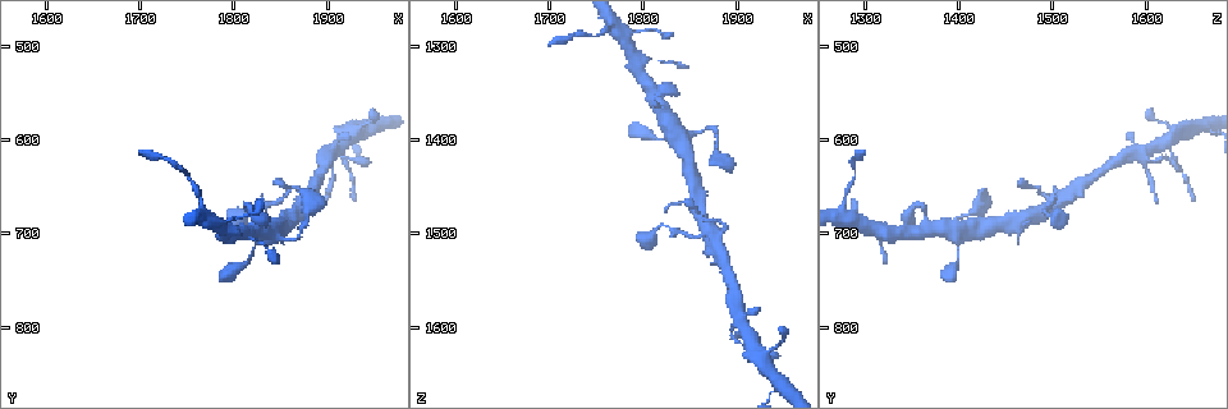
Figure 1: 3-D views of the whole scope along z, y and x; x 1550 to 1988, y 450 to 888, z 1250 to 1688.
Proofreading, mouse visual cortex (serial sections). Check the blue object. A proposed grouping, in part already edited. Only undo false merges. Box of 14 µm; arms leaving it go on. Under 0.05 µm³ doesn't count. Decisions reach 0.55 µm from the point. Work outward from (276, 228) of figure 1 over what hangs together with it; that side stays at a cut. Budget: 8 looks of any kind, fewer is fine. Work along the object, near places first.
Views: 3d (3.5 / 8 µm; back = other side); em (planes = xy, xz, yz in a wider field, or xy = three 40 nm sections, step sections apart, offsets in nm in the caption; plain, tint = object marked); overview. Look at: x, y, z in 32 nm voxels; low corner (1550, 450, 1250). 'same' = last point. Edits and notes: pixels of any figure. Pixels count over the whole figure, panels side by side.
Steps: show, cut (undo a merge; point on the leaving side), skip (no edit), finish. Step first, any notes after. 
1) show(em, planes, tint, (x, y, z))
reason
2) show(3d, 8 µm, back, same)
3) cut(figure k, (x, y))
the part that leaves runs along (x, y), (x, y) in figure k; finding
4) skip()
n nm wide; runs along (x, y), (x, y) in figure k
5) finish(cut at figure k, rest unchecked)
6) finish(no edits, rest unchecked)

show(3d, 3.5 µm, (1795, 695, 1315))
a fork

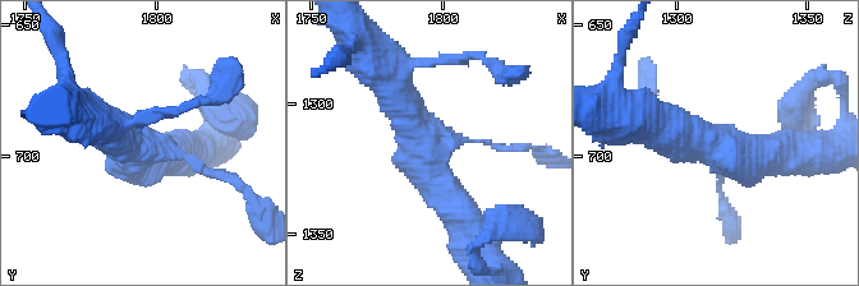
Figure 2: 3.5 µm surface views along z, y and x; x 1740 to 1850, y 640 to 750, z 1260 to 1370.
show(em, xy, step 1, tint, (1793, 696, 1314))

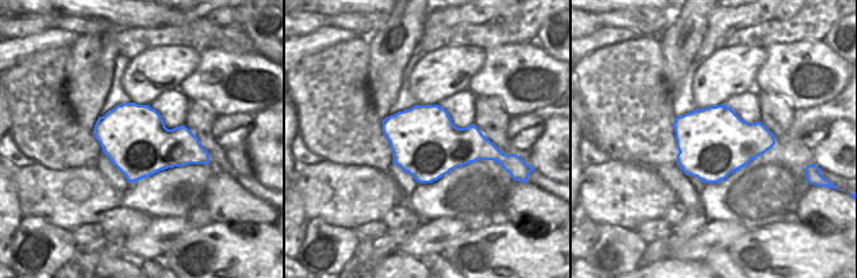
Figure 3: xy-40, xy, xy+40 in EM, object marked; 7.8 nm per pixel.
show(em, xy, step 3, tint, same)

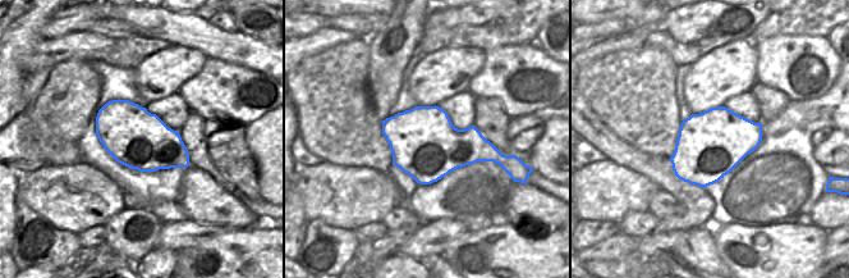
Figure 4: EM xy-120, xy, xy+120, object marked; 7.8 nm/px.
skip()
runs along (462, 213), (430, 176), (386, 75) in figure 2; all the same cell

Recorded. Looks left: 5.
show(3d, 3.5 µm, (1865, 705, 1390))
abrupt turn

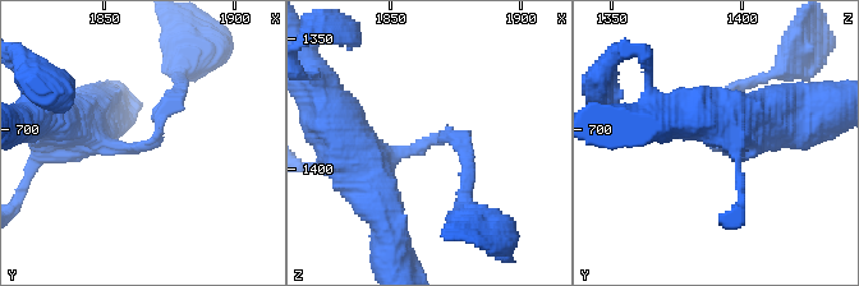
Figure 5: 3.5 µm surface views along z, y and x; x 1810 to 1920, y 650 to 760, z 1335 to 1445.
show(em, xy, step 1, tint, (1866, 706, 1390))

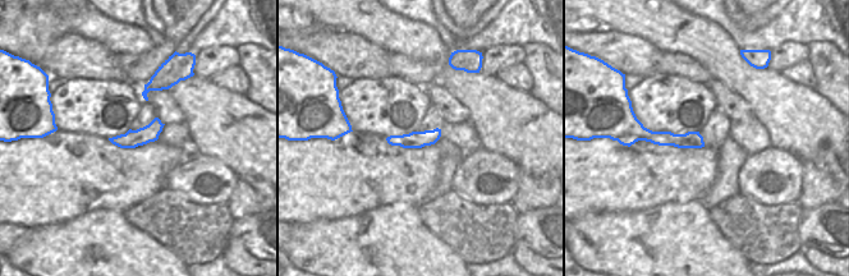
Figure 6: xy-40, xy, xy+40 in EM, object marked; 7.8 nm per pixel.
show(em, planes, tint, same)
cut it another way

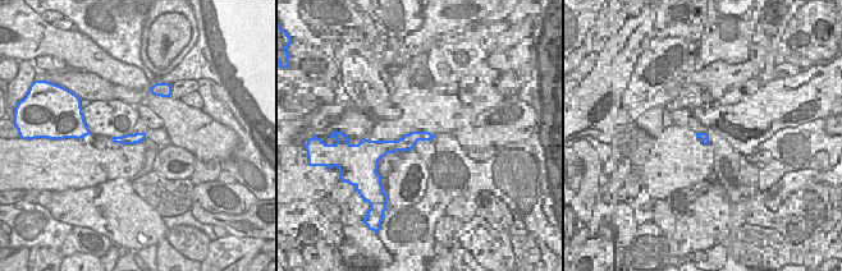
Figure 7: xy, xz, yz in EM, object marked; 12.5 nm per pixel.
skip()
arms of 150, 500 nm; all the same cell

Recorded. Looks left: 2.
finish(no edits, rest unchecked)

